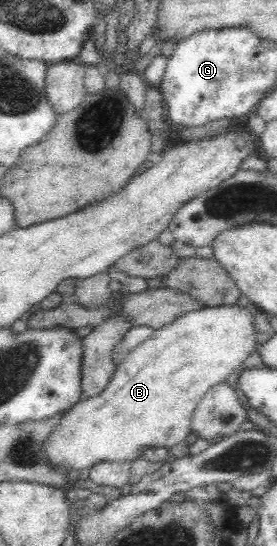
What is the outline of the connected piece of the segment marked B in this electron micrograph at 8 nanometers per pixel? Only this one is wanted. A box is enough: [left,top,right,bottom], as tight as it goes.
[46,303,259,469]

